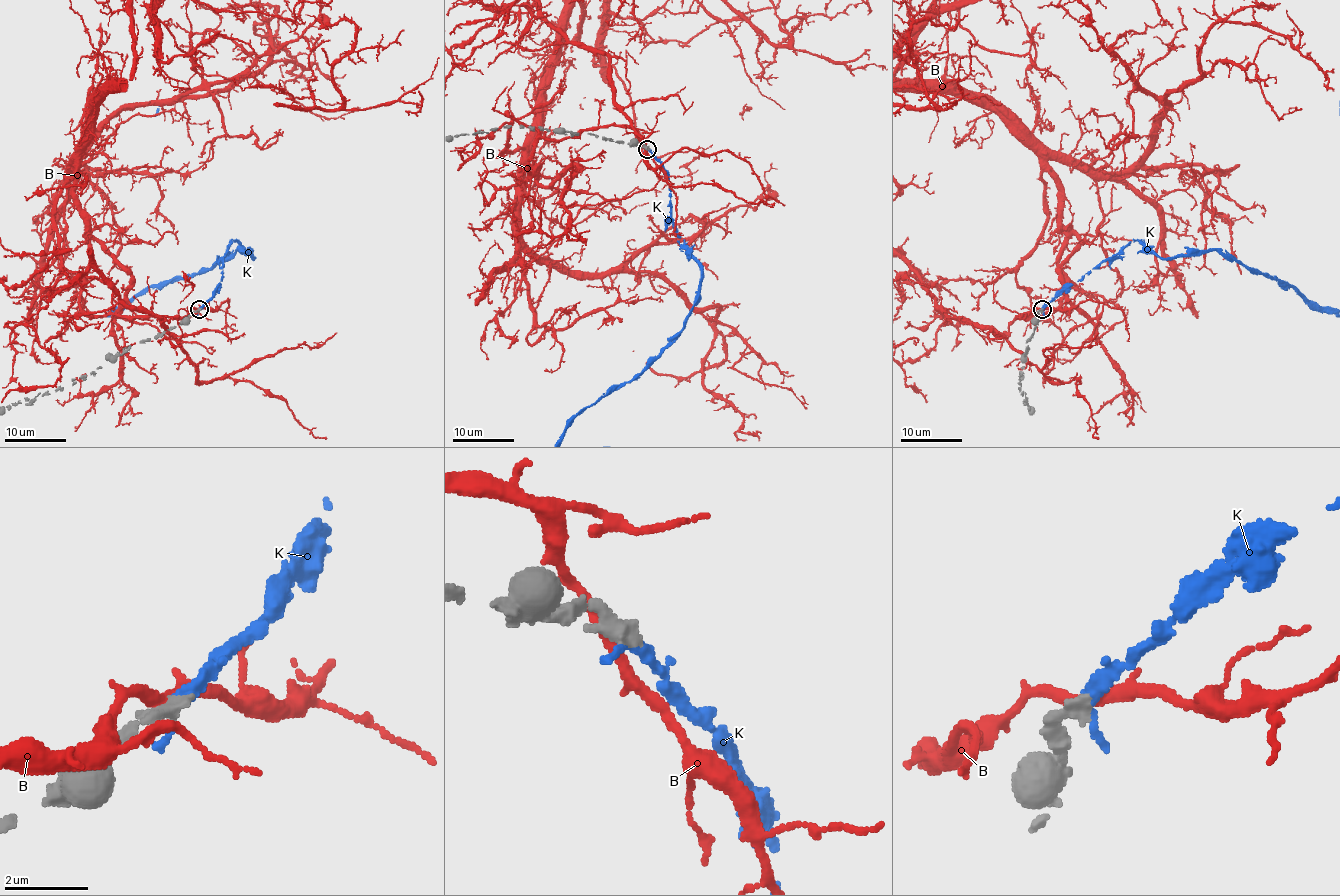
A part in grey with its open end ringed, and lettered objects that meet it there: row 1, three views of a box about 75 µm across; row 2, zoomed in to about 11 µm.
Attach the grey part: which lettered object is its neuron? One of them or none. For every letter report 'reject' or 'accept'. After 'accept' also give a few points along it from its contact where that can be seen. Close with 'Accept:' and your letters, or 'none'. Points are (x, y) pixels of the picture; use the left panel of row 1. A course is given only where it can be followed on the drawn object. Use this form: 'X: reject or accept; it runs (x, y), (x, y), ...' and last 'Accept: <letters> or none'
B: reject
K: accept
Accept: K

